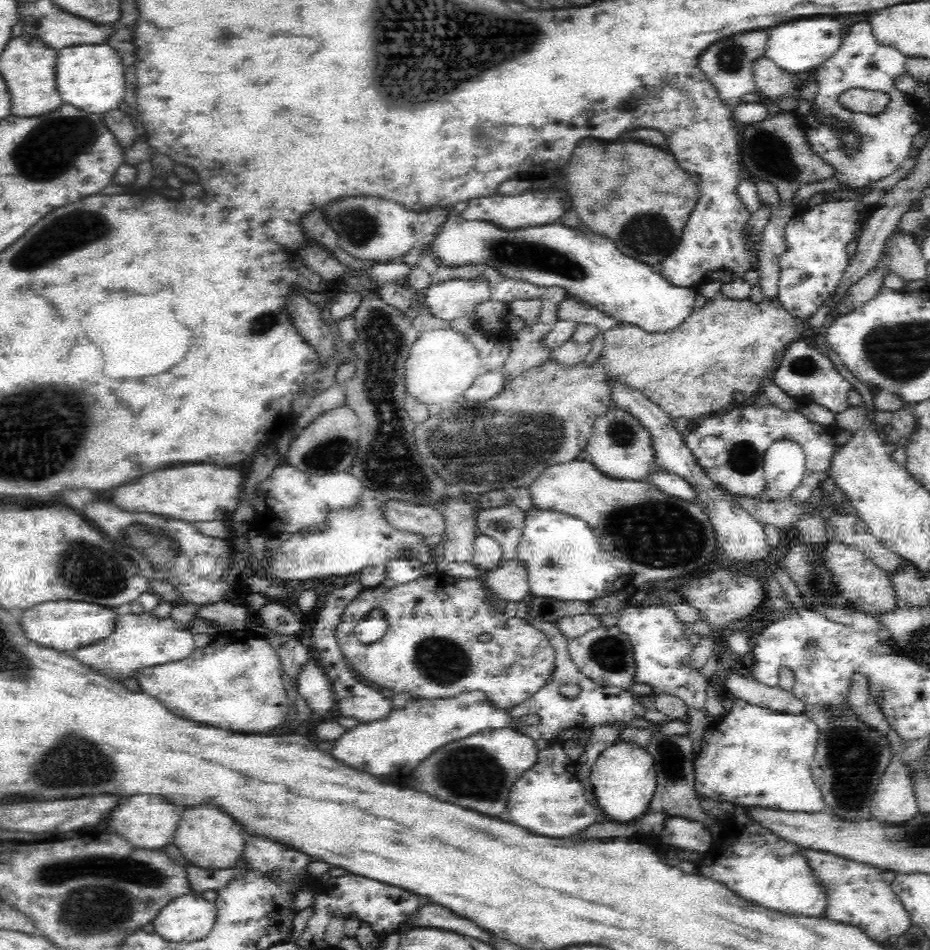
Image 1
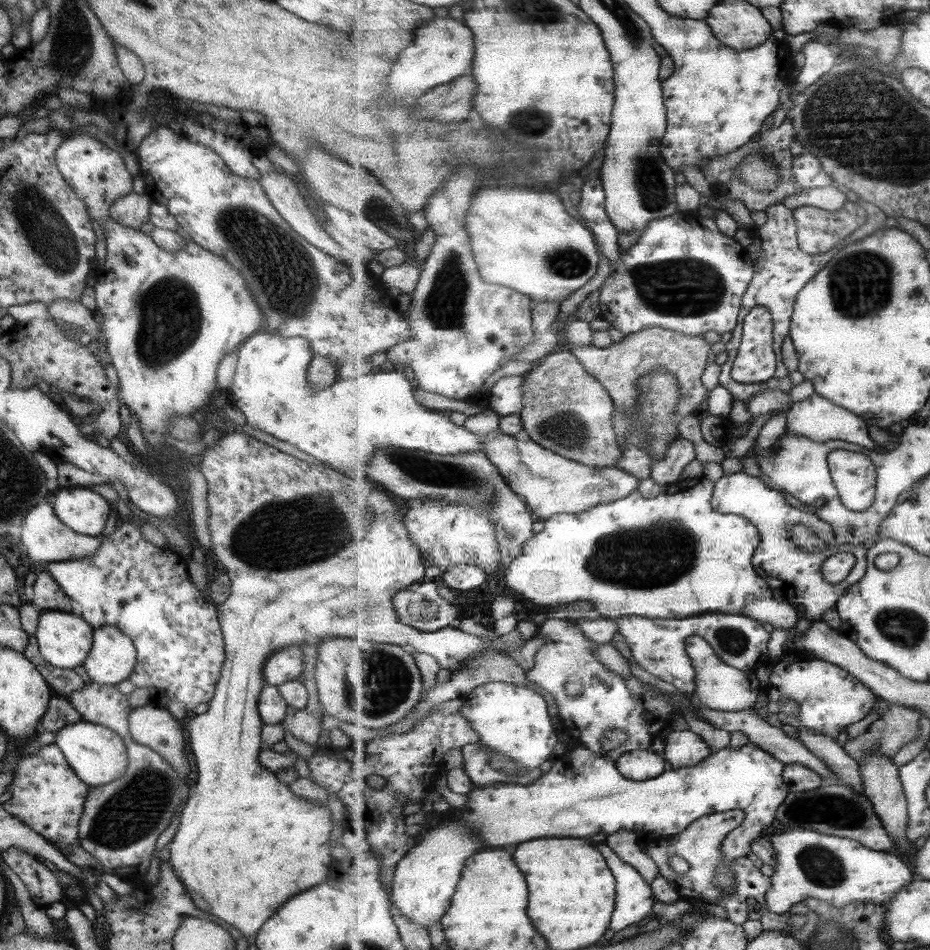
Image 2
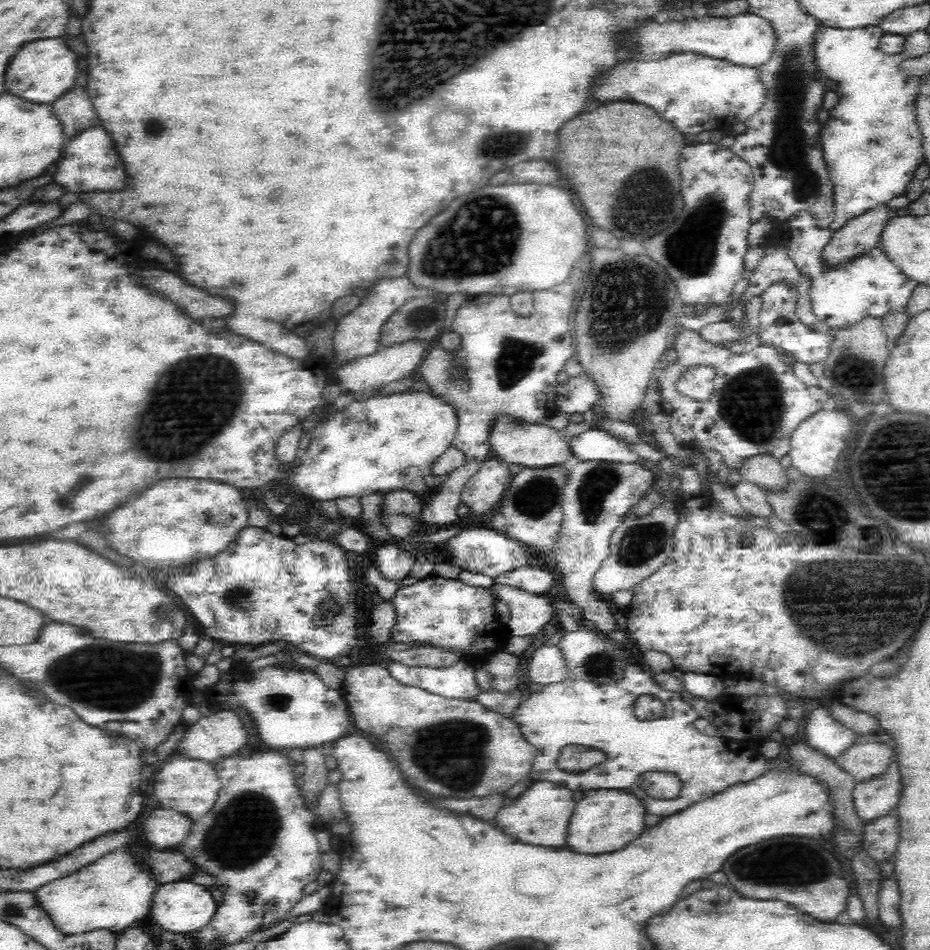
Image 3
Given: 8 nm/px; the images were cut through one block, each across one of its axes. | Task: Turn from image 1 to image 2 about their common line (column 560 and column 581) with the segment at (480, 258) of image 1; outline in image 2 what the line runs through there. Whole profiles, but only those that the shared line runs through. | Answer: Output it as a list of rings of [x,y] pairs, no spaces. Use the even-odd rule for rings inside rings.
[[[487,188],[472,202],[466,227],[473,239],[481,276],[485,276],[483,280],[487,284],[503,282],[535,302],[563,303],[597,275],[601,252],[596,237],[563,206],[559,196],[529,190]]]

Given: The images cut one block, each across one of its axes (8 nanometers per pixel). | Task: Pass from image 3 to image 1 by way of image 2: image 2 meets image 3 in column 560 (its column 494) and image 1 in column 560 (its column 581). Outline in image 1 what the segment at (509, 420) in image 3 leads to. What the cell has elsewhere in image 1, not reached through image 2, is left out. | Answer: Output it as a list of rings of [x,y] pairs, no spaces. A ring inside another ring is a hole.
[[[576,459],[545,468],[528,487],[537,509],[561,512],[588,523],[603,550],[628,561],[633,573],[631,582],[637,589],[646,582],[665,581],[696,572],[714,560],[716,536],[708,515],[695,502],[672,498],[648,480],[616,480],[600,472],[594,463]]]

